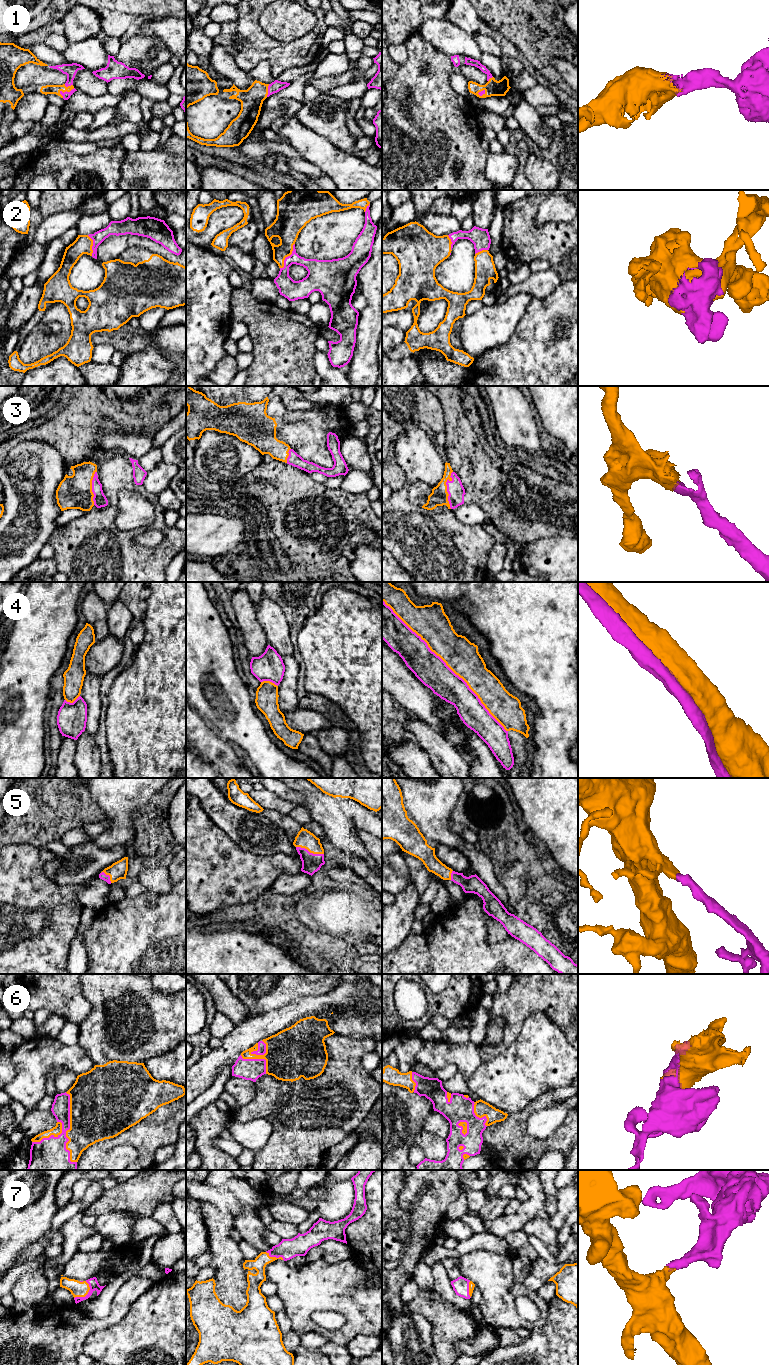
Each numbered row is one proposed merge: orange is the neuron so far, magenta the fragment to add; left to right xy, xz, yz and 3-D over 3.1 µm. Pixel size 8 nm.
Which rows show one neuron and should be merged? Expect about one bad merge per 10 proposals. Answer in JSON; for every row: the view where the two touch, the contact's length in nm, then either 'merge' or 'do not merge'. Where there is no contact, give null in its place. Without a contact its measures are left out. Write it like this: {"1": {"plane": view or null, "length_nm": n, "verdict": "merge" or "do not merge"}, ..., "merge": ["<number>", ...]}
{"1": {"plane": "xy", "length_nm": 130, "verdict": "merge"}, "2": {"plane": "xz", "length_nm": 240, "verdict": "merge"}, "3": {"plane": "yz", "length_nm": 300, "verdict": "merge"}, "4": {"plane": "yz", "length_nm": 1450, "verdict": "merge"}, "5": {"plane": "xz", "length_nm": 240, "verdict": "merge"}, "6": {"plane": "xy", "length_nm": 550, "verdict": "merge"}, "7": {"plane": "xy", "length_nm": 170, "verdict": "merge"}, "merge": ["1", "2", "3", "4", "5", "6", "7"]}

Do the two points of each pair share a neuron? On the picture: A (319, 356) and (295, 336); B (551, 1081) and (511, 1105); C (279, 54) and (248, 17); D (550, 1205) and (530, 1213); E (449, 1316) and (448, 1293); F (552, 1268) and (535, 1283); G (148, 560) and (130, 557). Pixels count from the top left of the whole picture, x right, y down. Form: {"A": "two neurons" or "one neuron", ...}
{"A": "two neurons", "B": "one neuron", "C": "one neuron", "D": "two neurons", "E": "two neurons", "F": "one neuron", "G": "one neuron"}

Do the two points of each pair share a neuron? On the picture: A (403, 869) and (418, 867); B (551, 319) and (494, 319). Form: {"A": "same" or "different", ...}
{"A": "different", "B": "different"}

